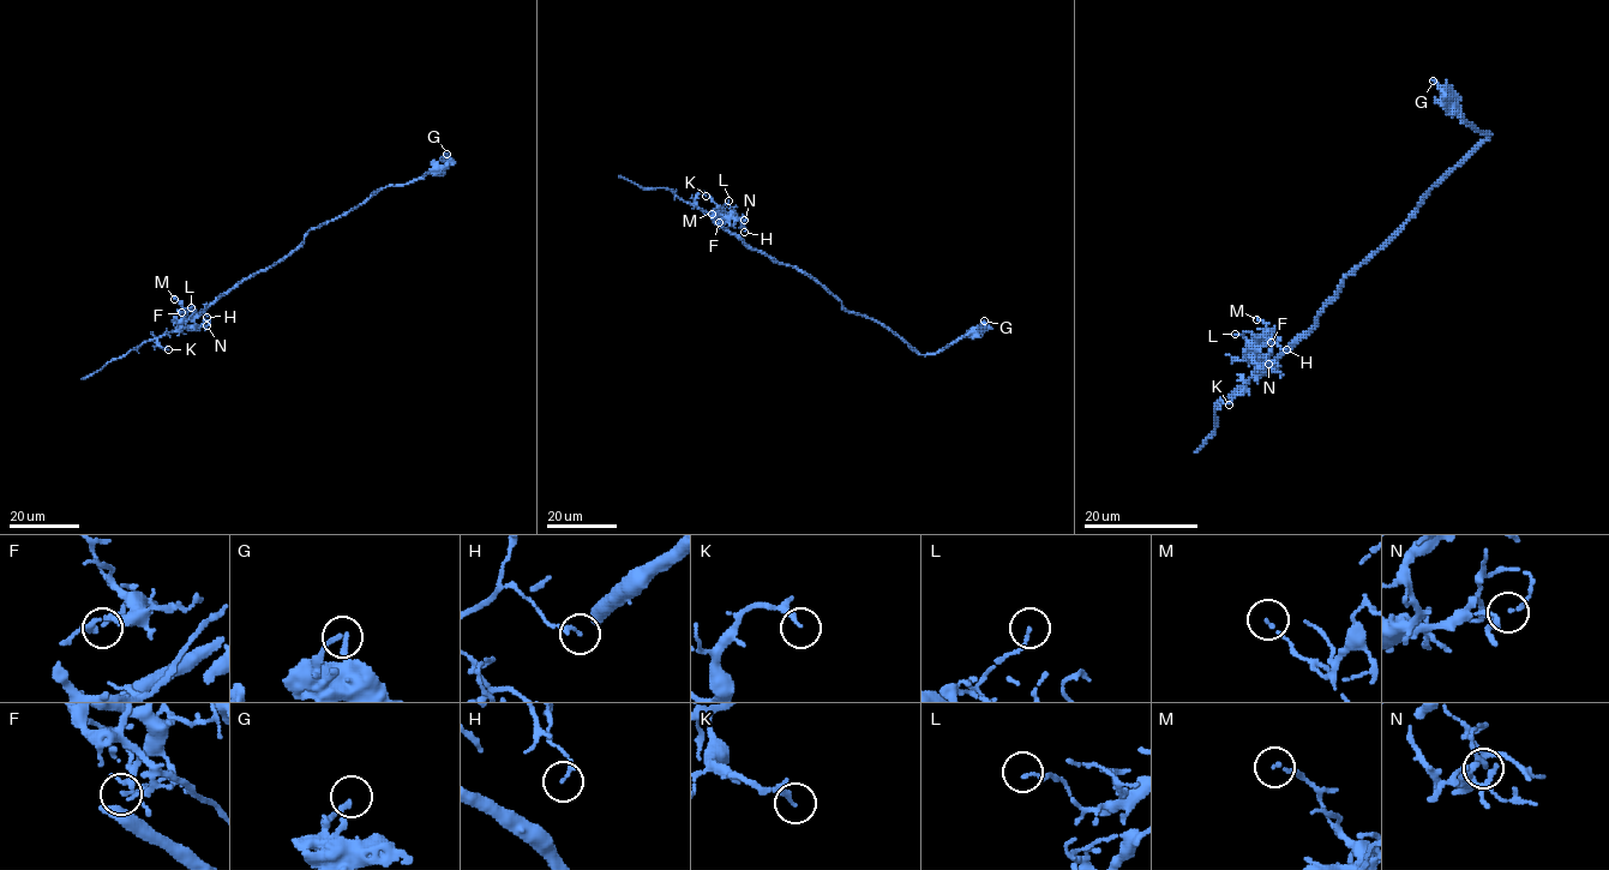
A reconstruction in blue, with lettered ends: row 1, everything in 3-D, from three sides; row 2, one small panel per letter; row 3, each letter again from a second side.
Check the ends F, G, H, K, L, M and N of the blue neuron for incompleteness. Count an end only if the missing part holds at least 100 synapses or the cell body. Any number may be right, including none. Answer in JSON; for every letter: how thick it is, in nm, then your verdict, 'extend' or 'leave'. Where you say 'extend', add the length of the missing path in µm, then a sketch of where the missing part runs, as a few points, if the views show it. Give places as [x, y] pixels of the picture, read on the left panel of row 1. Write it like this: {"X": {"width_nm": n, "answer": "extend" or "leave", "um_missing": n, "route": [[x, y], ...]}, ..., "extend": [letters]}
{"F": {"width_nm": 80, "answer": "leave"}, "G": {"width_nm": 160, "answer": "leave"}, "H": {"width_nm": 150, "answer": "leave"}, "K": {"width_nm": 190, "answer": "leave"}, "L": {"width_nm": 120, "answer": "leave"}, "M": {"width_nm": 110, "answer": "leave"}, "N": {"width_nm": 140, "answer": "leave"}, "extend": []}

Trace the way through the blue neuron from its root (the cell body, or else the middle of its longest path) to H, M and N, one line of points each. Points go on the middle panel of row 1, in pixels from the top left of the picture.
H: (808, 276), (752, 250), (722, 228), (713, 217), (730, 216), (732, 211), (744, 232)
M: (808, 276), (752, 250), (714, 220), (713, 211), (721, 214), (719, 220), (712, 214)
N: (808, 276), (752, 250), (722, 228), (713, 217), (744, 220)

